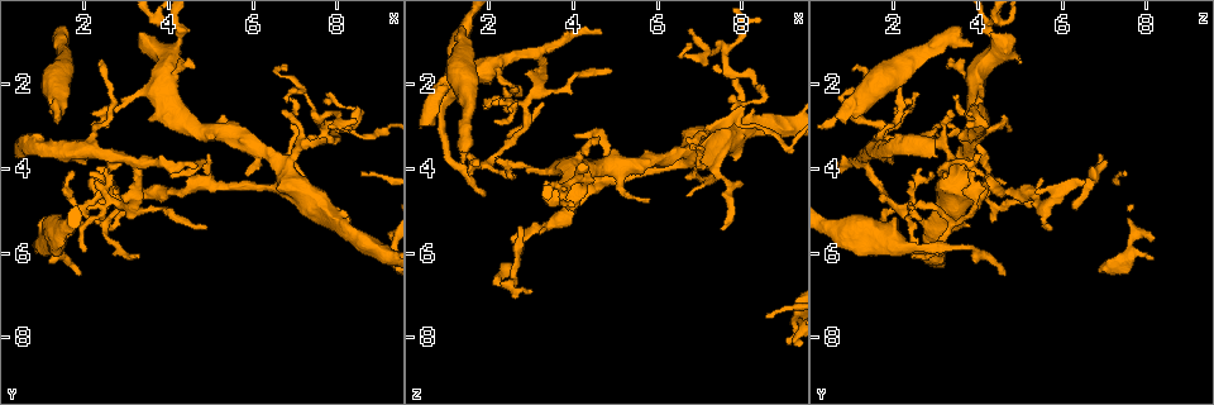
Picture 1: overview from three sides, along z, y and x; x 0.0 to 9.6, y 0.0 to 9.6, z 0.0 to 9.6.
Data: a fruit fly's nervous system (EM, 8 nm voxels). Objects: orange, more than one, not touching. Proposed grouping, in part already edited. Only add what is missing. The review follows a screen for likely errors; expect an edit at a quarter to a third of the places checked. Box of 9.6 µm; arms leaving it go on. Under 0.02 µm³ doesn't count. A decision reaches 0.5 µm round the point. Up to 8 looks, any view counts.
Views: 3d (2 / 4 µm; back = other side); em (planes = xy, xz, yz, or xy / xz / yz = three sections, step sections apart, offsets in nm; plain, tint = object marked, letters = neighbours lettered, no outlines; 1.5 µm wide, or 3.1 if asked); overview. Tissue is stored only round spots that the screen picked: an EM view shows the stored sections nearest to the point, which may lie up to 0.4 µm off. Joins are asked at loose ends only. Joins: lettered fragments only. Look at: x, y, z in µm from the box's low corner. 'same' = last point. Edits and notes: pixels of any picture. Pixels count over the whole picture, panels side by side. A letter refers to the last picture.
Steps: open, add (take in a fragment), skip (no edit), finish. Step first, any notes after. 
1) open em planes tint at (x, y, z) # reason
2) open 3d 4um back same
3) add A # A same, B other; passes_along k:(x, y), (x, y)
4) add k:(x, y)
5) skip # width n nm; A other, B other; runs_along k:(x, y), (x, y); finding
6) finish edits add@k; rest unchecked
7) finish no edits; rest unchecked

open em 3.1um planes letters at (1.30, 2.75, 0.65) # free end

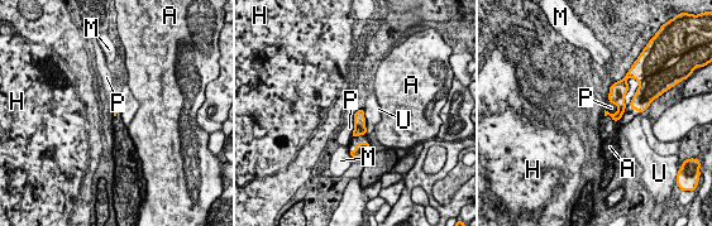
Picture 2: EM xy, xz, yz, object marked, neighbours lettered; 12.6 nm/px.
skip # A other, H other, M other, P other, U other; border 2:(362, 107), (353, 114); no lettered fragment goes on from it

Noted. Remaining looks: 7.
open 3d 2um at (2.65, 4.30, 4.20) # branch stops here

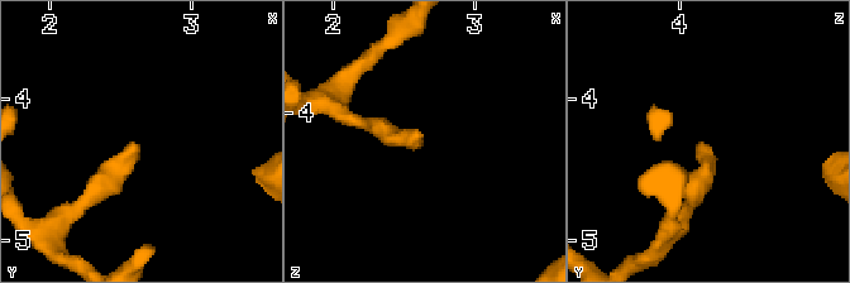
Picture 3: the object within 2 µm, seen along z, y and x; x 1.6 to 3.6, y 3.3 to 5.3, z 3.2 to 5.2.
open em 3.1um planes letters at (2.62, 4.36, 4.14)

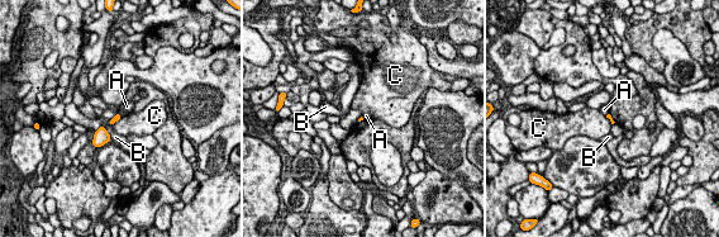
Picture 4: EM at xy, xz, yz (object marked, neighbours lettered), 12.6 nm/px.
skip # A other, B other, C other; border 4:(122, 117), (112, 126); no lettered fragment goes on from it

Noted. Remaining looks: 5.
open 3d 2um at (2.50, 5.45, 5.70)

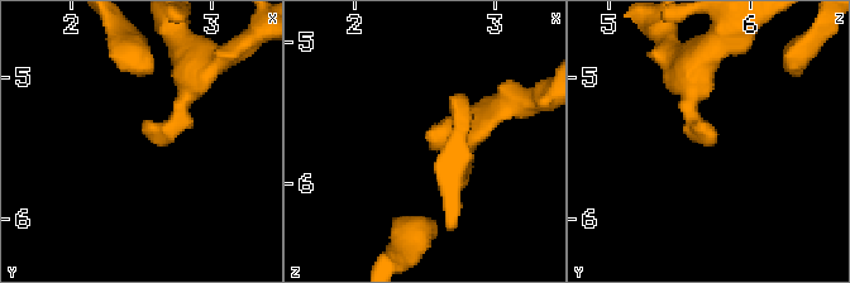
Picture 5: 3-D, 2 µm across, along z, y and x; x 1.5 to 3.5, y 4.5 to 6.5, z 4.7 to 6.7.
open em planes letters at (2.52, 5.38, 5.74) # now the EM

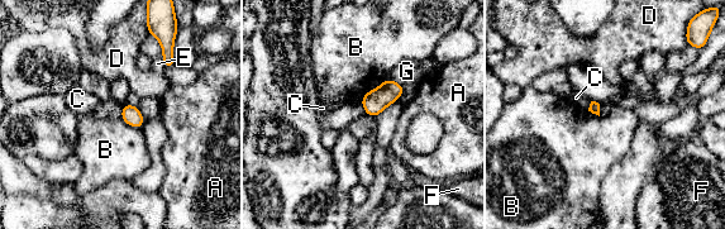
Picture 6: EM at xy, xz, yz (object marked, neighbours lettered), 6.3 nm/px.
skip # A other, B other, C other, D other, E other, F other, G other; border 6:(386, 77), (359, 100); none of them fits

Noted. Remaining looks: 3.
finish no edits; rest unchecked

